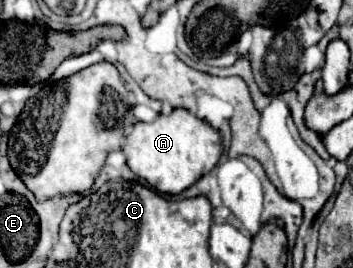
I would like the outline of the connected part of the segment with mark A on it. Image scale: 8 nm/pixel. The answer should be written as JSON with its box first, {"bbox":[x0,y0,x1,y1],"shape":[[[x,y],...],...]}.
{"bbox":[123,109,221,195],"shape":[[[175,109],[171,115],[159,115],[153,123],[135,123],[125,137],[123,153],[129,169],[139,179],[147,181],[159,193],[177,195],[217,165],[221,157],[221,135],[187,109]]]}

